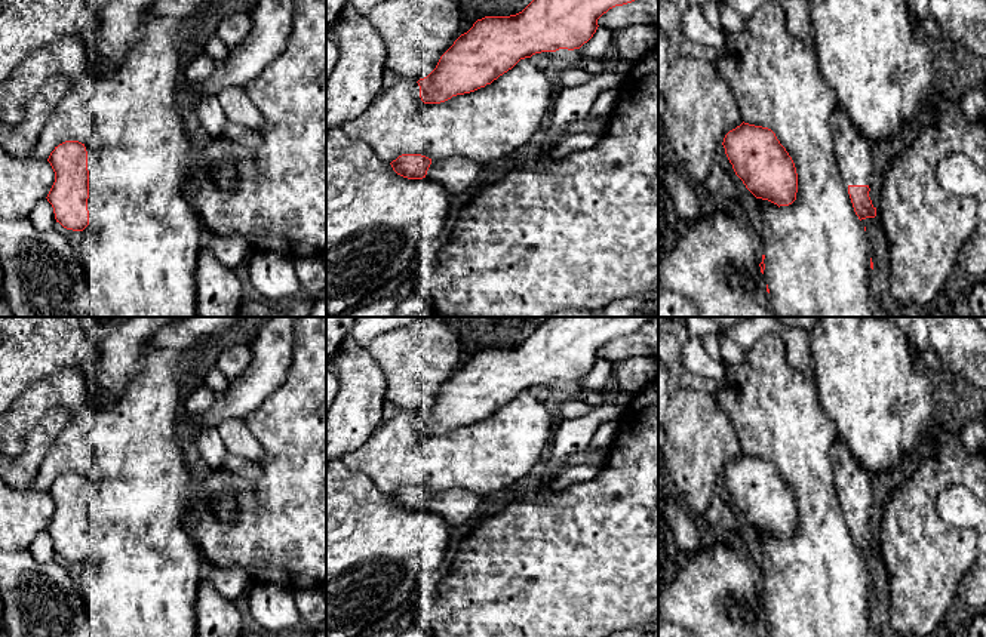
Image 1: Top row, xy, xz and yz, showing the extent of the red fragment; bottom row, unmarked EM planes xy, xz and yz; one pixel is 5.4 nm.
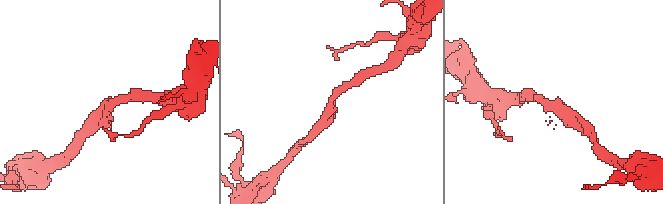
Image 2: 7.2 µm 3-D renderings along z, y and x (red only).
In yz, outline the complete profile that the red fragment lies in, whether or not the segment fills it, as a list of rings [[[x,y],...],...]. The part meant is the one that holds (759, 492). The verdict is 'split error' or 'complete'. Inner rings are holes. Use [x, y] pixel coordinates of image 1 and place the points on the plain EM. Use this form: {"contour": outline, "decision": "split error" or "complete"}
{"contour": [[[743,453],[725,467],[722,477],[735,507],[756,530],[778,539],[796,532],[795,495],[771,461]]], "decision": "complete"}

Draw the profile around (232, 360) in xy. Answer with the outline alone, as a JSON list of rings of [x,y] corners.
[[[236,344],[224,347],[216,356],[216,367],[228,379],[228,382],[239,378],[252,360],[251,345]]]

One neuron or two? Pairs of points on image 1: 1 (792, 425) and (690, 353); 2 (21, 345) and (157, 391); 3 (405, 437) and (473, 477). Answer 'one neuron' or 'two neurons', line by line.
1: two neurons
2: two neurons
3: one neuron

